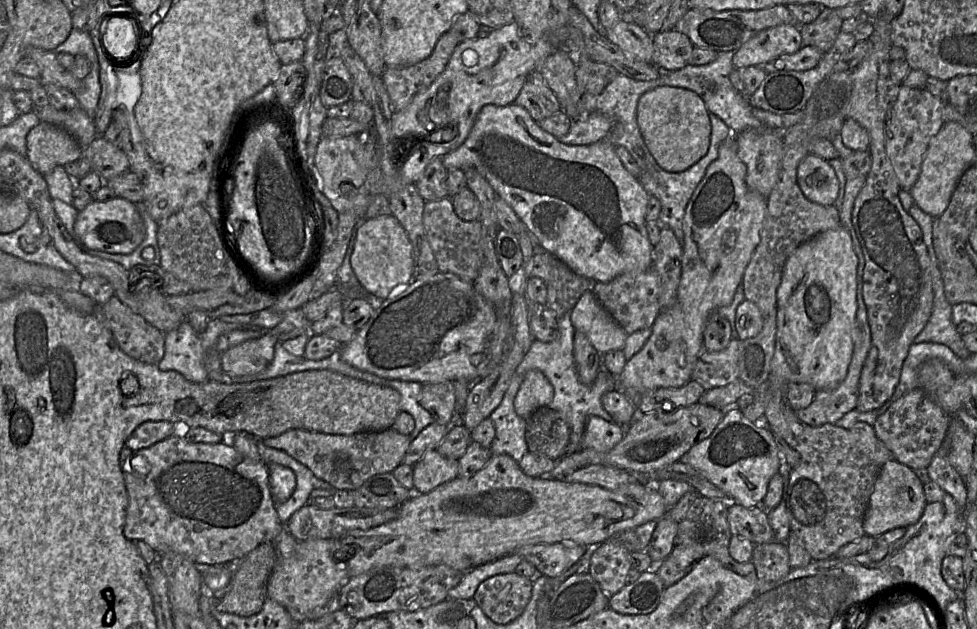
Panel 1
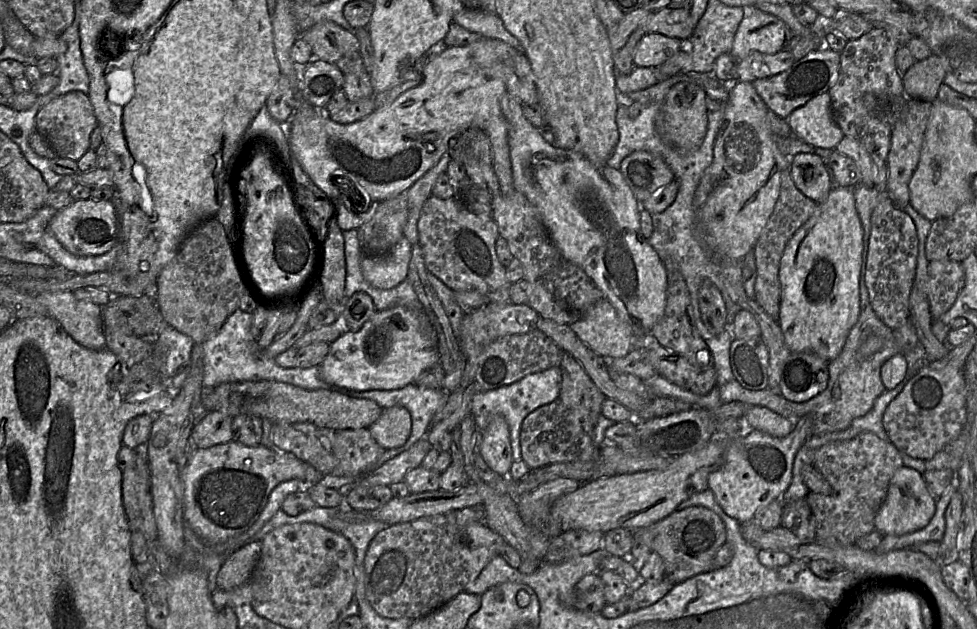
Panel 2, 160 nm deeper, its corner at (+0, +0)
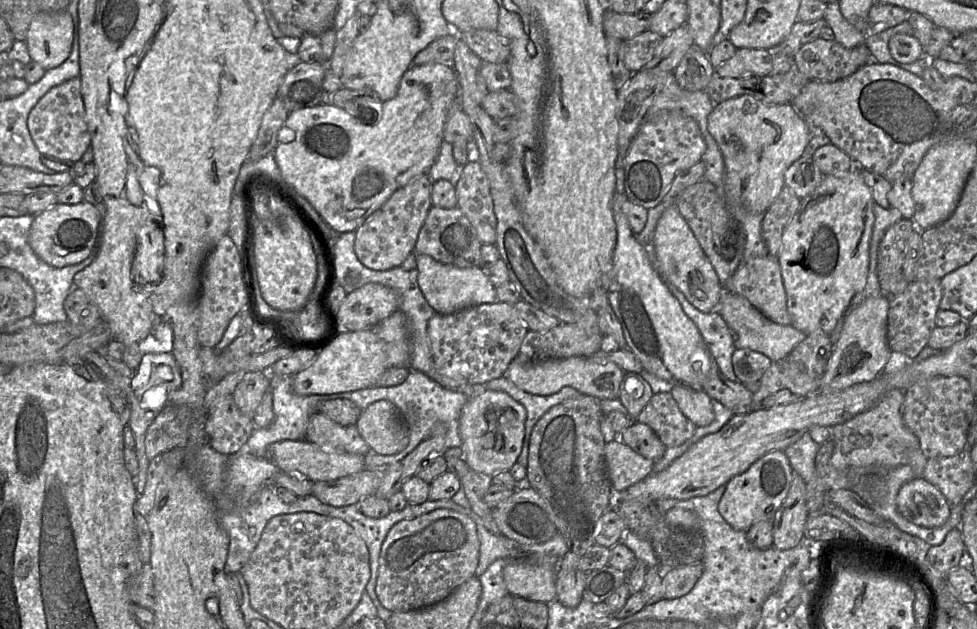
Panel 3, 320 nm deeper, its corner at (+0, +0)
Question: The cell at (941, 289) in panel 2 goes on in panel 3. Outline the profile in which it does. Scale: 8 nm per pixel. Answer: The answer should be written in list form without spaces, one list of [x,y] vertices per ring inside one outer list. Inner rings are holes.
[[[921,279],[910,283],[902,293],[889,299],[887,343],[892,351],[902,353],[911,360],[918,357],[937,326],[936,316],[942,295],[941,279]]]

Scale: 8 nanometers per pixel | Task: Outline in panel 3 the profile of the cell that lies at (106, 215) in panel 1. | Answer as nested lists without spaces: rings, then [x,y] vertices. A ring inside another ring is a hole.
[[[86,201],[77,204],[57,203],[34,215],[28,243],[35,255],[46,264],[62,268],[84,261],[90,255],[100,231],[100,214],[95,205]]]

